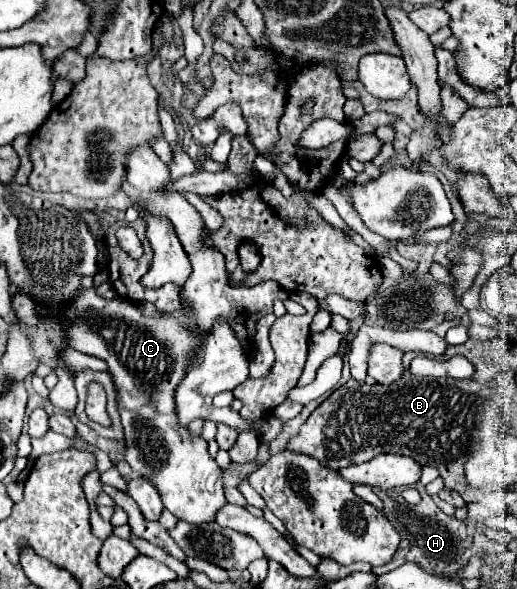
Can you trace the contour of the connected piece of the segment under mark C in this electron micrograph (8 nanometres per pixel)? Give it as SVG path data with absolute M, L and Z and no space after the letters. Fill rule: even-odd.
M136 146L132 150L128 150L126 154L126 178L122 180L122 190L130 196L136 198L138 202L142 202L142 210L150 212L154 216L164 216L168 218L174 228L176 234L184 246L184 250L190 256L192 262L192 274L188 276L182 296L188 302L186 310L174 310L174 312L164 312L164 314L154 314L152 318L144 316L140 312L140 308L132 302L120 300L118 296L112 300L106 300L102 296L96 294L96 286L100 284L100 278L96 276L96 282L92 288L80 288L78 294L72 298L70 304L62 304L62 322L64 322L64 336L66 336L66 344L82 354L90 354L96 356L100 360L104 360L108 364L108 372L114 378L114 386L118 390L118 412L122 418L122 426L124 426L124 444L126 444L126 462L130 464L130 468L134 472L138 472L140 476L148 478L150 482L154 482L162 504L166 510L170 510L178 520L186 520L186 522L194 522L194 524L202 524L202 522L212 522L214 514L218 512L218 508L222 504L226 504L226 496L224 496L224 482L222 482L222 470L218 468L218 464L214 462L214 458L208 454L208 444L202 436L192 436L190 430L186 426L178 426L178 416L174 414L174 390L178 388L178 382L182 382L182 378L188 372L190 366L190 358L196 356L204 342L206 336L210 334L212 326L216 320L226 320L232 330L234 336L242 342L242 348L248 354L254 352L254 334L256 334L256 322L272 312L272 304L274 300L284 300L286 292L282 290L282 286L278 286L278 282L262 282L256 284L252 288L242 286L242 290L236 290L228 284L226 278L226 268L224 268L224 256L212 248L206 246L204 242L204 220L198 214L198 210L180 194L168 194L162 190L164 182L170 180L170 172L168 166L152 152L152 148L148 146ZM182 316L190 316L188 324L178 322Z

